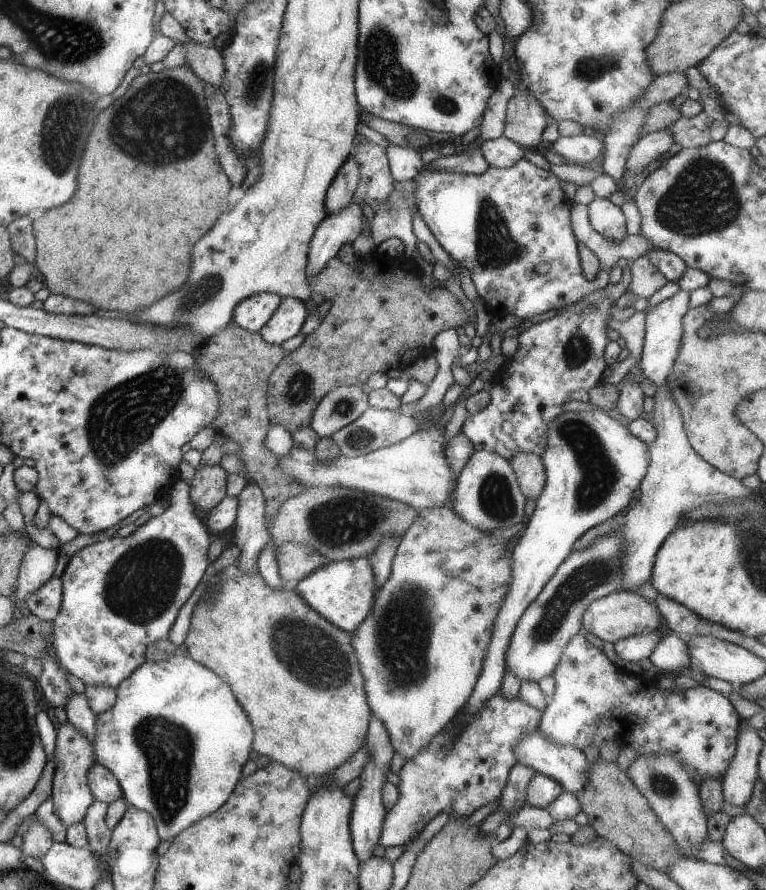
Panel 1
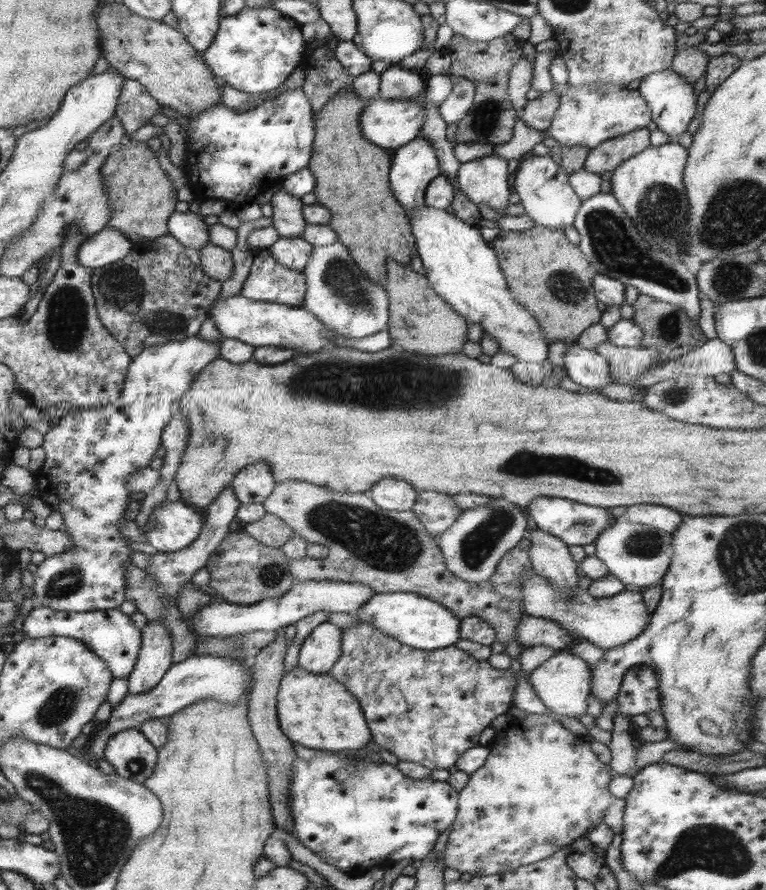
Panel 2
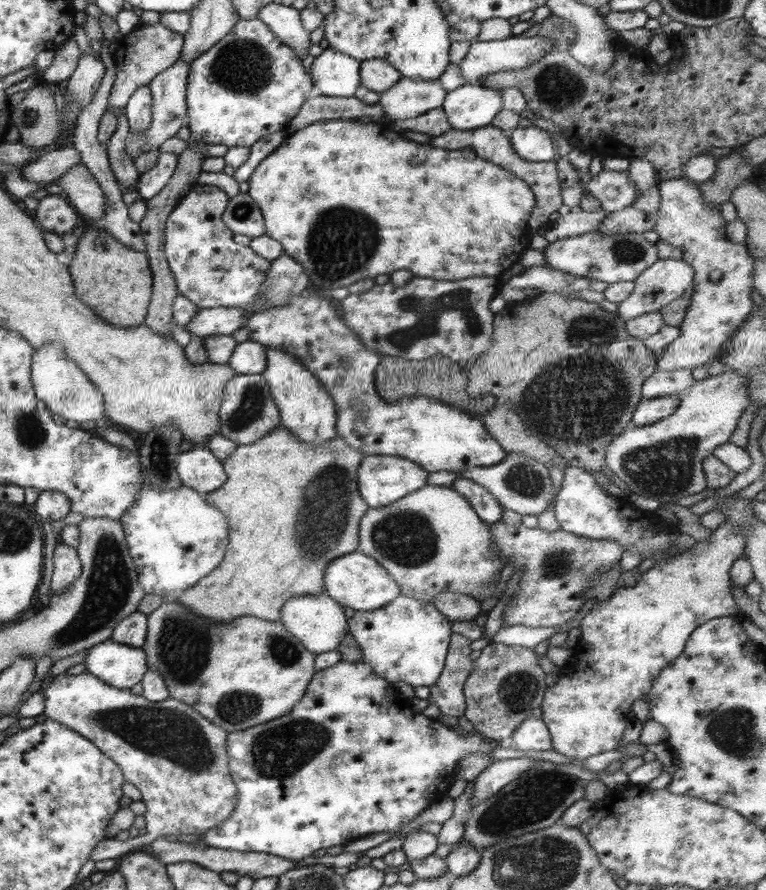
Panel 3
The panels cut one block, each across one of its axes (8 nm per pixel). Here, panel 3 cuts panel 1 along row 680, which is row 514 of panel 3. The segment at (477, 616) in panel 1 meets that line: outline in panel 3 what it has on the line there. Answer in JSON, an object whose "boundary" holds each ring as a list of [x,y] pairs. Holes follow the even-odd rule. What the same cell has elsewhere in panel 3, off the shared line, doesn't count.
{"boundary":[[[426,484],[416,491],[410,492],[407,496],[403,496],[403,498],[400,498],[397,502],[393,502],[387,506],[377,508],[367,507],[358,526],[358,545],[356,546],[356,550],[362,552],[365,556],[369,556],[369,558],[376,560],[387,571],[387,574],[389,574],[389,576],[391,576],[398,584],[402,595],[407,595],[415,600],[431,604],[433,595],[436,595],[438,592],[454,592],[472,596],[477,589],[488,585],[495,575],[499,577],[499,572],[503,567],[502,559],[498,555],[497,547],[491,540],[490,525],[483,522],[469,506],[469,503],[450,486],[444,487]]]}

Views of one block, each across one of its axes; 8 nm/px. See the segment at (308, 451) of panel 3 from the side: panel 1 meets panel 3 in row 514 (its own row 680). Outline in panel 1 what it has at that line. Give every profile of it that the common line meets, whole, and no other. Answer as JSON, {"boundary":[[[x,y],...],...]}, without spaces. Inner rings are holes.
{"boundary":[[[227,566],[220,574],[220,589],[212,592],[212,597],[198,599],[194,604],[191,616],[189,618],[189,626],[185,634],[183,646],[181,650],[189,655],[194,661],[200,662],[209,670],[212,670],[229,688],[235,697],[235,700],[241,705],[243,712],[247,714],[247,718],[251,720],[253,726],[253,736],[251,750],[254,750],[260,756],[267,756],[273,762],[281,763],[291,770],[303,773],[308,779],[327,776],[331,774],[342,762],[345,762],[356,750],[364,744],[366,740],[366,730],[368,729],[368,721],[371,718],[370,708],[366,703],[366,694],[364,691],[363,677],[361,676],[359,665],[351,646],[351,634],[344,630],[338,629],[325,618],[319,616],[309,605],[302,600],[299,594],[294,593],[293,584],[283,582],[280,589],[269,588],[261,575],[255,571],[252,573],[240,572],[234,566]],[[287,654],[299,654],[303,658],[281,658]]]}

